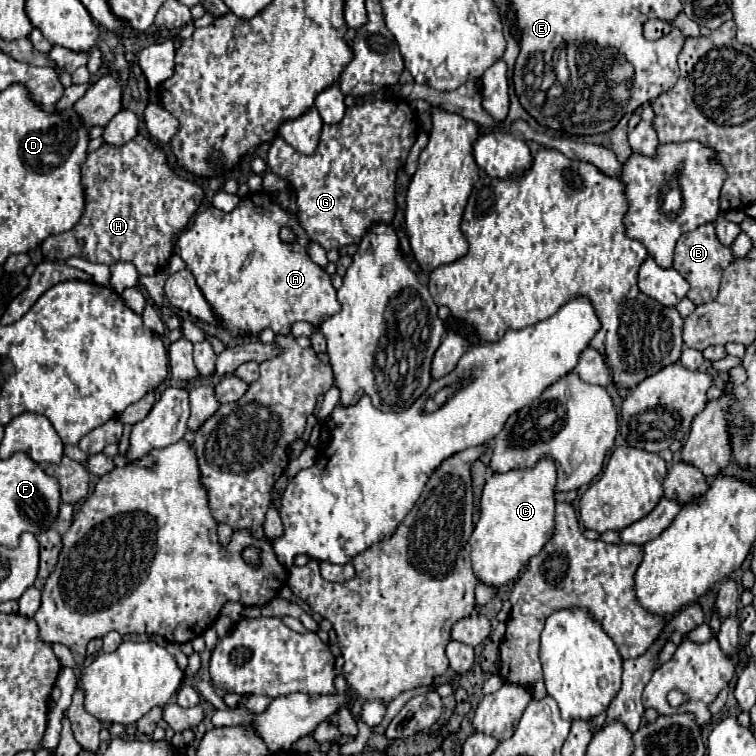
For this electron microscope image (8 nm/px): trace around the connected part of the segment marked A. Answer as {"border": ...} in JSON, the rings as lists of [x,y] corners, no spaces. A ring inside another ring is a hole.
{"border":[[[257,190],[243,198],[233,212],[223,212],[215,206],[201,210],[195,216],[193,224],[175,240],[175,254],[183,258],[187,270],[195,276],[197,286],[211,304],[213,312],[221,318],[221,322],[233,336],[259,334],[263,328],[271,328],[275,334],[289,334],[289,326],[293,322],[309,322],[313,326],[319,326],[323,320],[341,310],[329,274],[325,274],[323,268],[311,262],[307,246],[309,236],[299,224],[299,218],[273,202],[265,190]],[[281,226],[295,230],[297,240],[293,244],[283,244],[279,240]]]}

